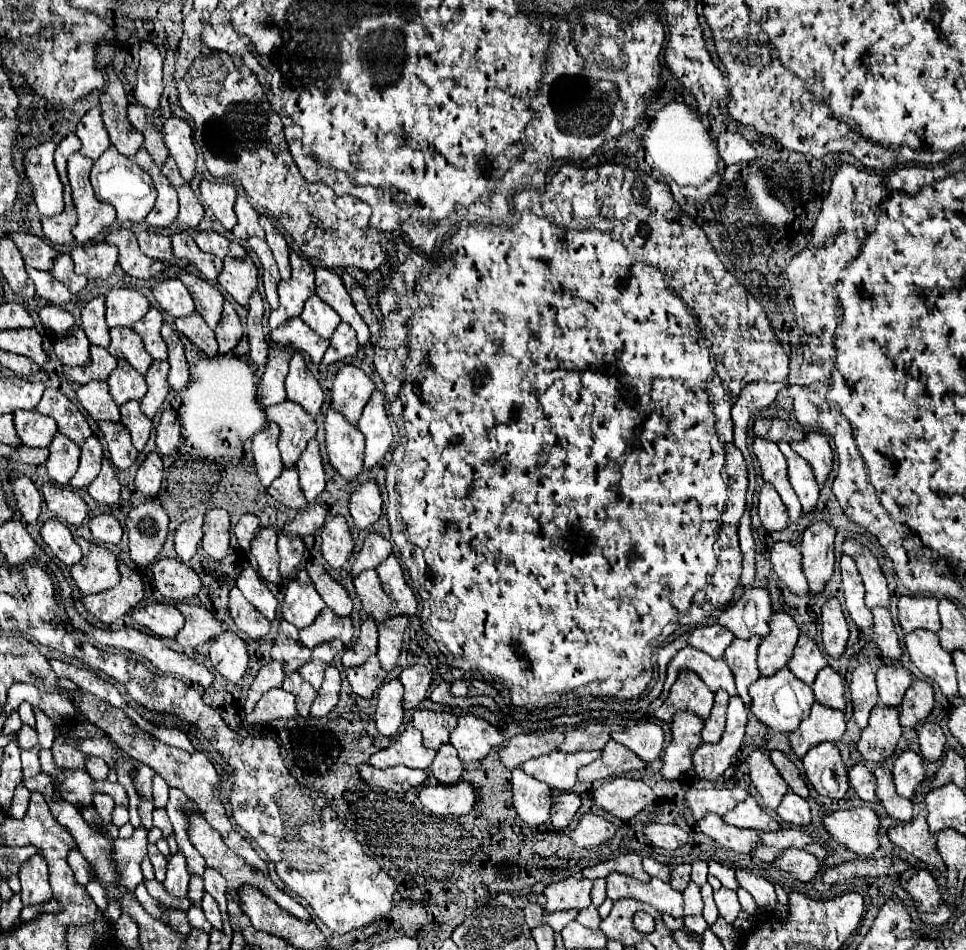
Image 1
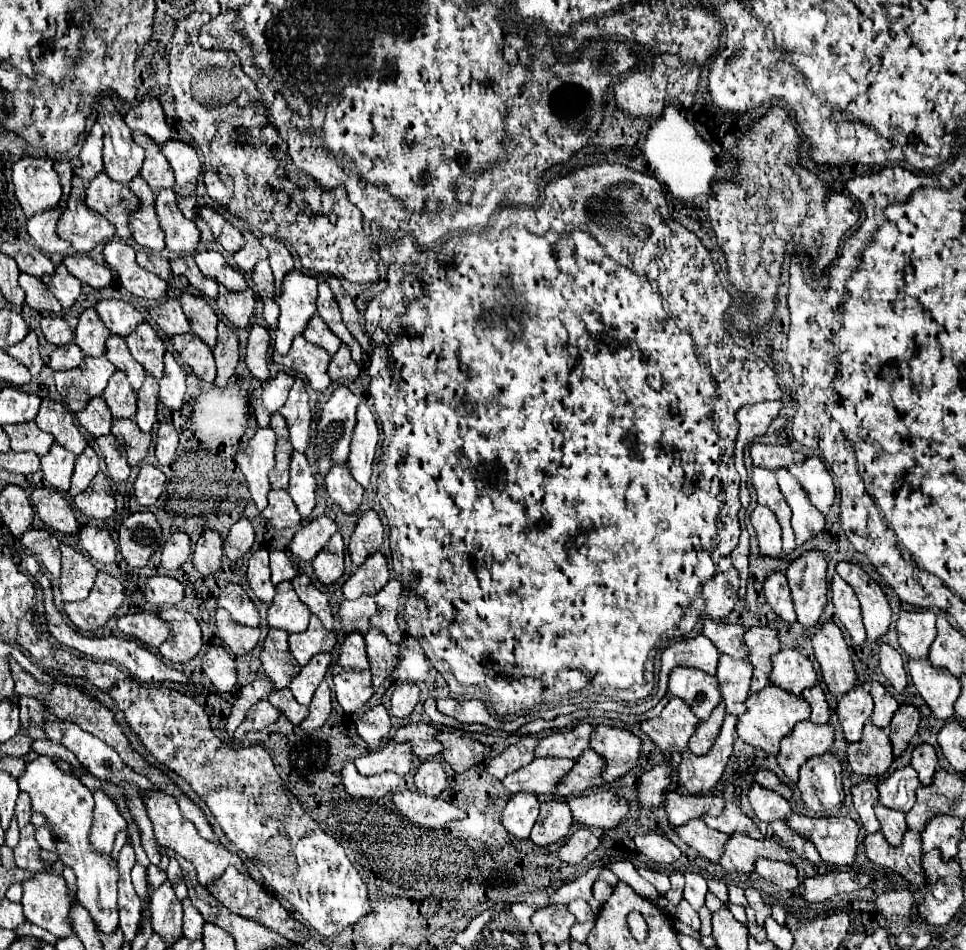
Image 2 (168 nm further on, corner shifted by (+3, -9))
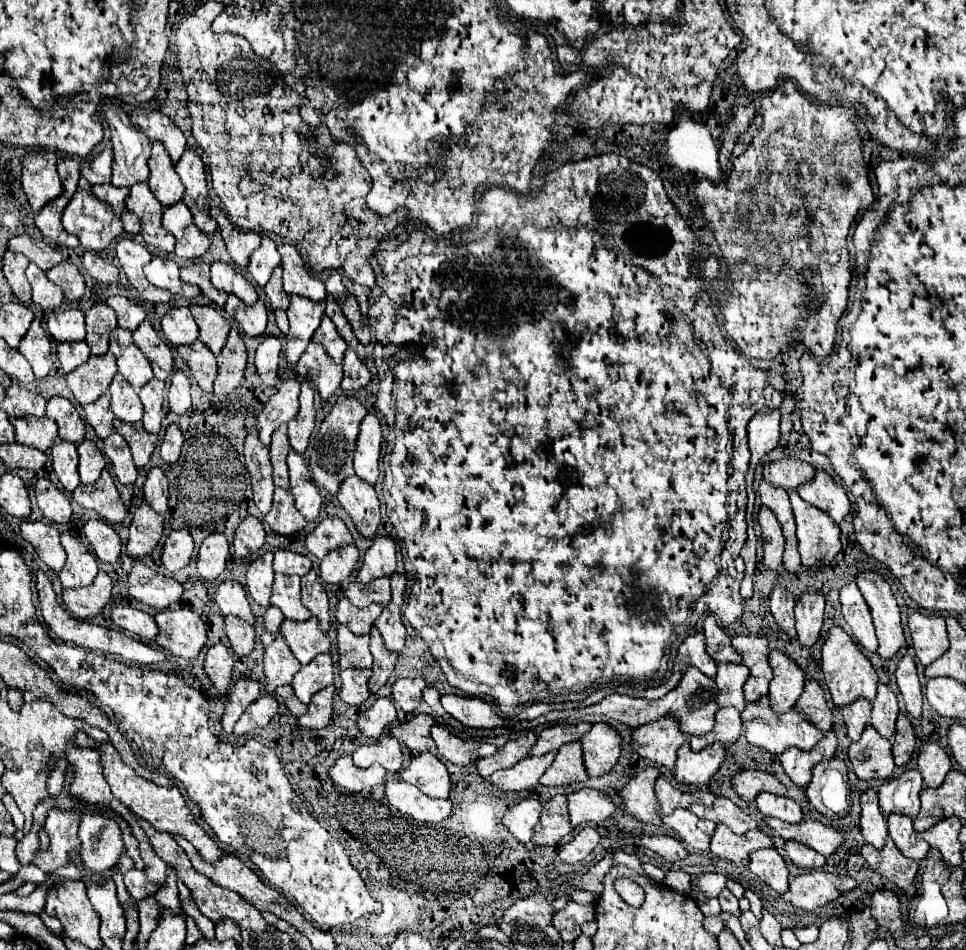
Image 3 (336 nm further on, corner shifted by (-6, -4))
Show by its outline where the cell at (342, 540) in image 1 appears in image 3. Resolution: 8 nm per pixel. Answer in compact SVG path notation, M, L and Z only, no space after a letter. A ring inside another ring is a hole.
M355 544L345 546L343 550L335 550L335 554L327 554L325 560L321 560L321 580L325 584L341 584L345 582L351 572L355 570L355 564L359 560L359 552Z

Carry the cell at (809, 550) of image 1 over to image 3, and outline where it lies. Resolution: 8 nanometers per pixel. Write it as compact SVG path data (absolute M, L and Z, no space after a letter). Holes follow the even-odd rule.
M805 592L795 604L795 628L797 640L803 646L813 646L821 636L823 626L823 610L825 610L825 596Z

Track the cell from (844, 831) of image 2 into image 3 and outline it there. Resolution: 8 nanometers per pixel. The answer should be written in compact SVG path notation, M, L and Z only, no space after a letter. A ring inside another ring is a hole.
M763 818L767 822L767 826L771 830L777 832L777 836L783 840L783 842L799 842L799 844L805 844L809 848L813 848L815 852L823 854L825 858L831 856L831 852L835 848L839 848L839 844L843 842L843 834L831 826L823 826L819 824L817 820L803 820L799 826L791 826L783 820L777 820L777 818Z

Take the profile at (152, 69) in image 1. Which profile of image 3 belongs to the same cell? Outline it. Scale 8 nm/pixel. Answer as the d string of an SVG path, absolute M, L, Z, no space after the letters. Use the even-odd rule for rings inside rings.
M135 108L131 112L131 122L135 128L139 128L151 142L161 142L165 150L169 152L169 158L173 164L179 162L179 158L185 152L185 134L173 124L173 120L157 110L147 112L143 108Z

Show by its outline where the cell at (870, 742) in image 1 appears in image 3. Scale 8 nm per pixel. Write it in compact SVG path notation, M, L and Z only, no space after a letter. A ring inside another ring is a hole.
M867 728L861 734L861 740L849 746L849 762L853 772L859 780L887 780L893 770L893 754L891 754L891 742L887 738L881 738L881 734L875 728Z

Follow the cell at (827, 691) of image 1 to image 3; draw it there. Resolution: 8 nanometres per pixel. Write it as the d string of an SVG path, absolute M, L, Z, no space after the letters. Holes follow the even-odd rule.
M815 680L805 682L803 694L795 702L795 710L799 710L799 714L803 714L821 732L827 732L833 726L833 714L827 708L823 690Z

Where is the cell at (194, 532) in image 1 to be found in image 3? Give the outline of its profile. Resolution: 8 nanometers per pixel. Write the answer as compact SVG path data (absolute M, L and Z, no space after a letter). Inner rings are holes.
M173 530L163 544L161 562L169 572L177 572L189 564L191 554L193 554L191 534L187 530Z

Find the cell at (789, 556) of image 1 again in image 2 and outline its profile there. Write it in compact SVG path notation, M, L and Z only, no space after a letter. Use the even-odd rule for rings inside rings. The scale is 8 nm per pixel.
M774 571L766 577L764 595L778 617L782 617L784 621L790 621L790 623L796 621L794 601L790 595L790 587L788 587L788 579L786 579L784 571Z

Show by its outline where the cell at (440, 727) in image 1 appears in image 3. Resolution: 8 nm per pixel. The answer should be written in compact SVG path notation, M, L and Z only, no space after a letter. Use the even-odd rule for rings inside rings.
M415 714L411 720L391 726L389 734L395 736L409 750L431 750L435 748L435 742L431 740L431 734L429 734L433 724L435 724L433 716Z

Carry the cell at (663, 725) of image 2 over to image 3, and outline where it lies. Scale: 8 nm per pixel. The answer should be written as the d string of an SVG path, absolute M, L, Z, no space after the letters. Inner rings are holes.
M659 718L631 732L631 750L639 758L669 770L673 770L677 748L683 742L685 738L679 734L679 726L675 726L673 718Z

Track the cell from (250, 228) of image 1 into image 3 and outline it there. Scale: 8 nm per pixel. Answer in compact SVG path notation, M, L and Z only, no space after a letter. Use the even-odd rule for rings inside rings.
M263 236L263 242L261 246L251 254L251 264L249 264L249 274L251 278L257 282L259 288L263 288L271 276L271 272L281 264L279 262L279 252L277 252L277 246L271 238Z

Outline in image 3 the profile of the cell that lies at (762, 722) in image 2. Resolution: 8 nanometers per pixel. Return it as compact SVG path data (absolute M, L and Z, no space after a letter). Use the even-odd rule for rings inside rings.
M767 696L755 704L747 704L745 710L741 712L741 718L743 718L743 734L749 740L749 744L765 748L767 752L777 756L791 746L797 746L801 750L811 750L817 742L823 740L823 734L815 730L815 726L811 726L797 710L789 710L787 714L775 714L767 702Z

